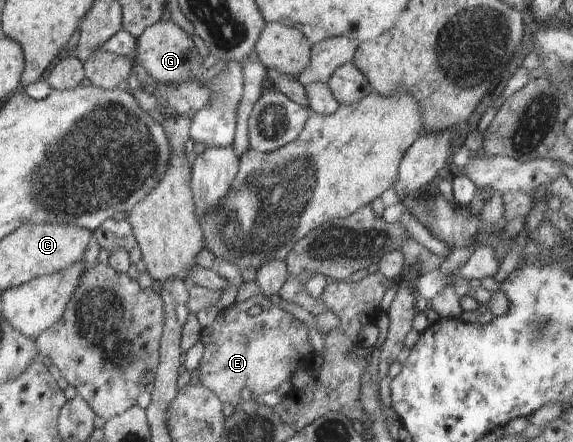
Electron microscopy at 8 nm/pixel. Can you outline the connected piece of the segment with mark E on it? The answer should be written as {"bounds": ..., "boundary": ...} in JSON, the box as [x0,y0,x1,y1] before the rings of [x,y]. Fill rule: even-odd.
{"bounds":[195,292,315,407],"boundary":[[[258,292],[246,302],[236,302],[228,309],[222,309],[216,319],[203,328],[200,341],[204,353],[195,373],[203,387],[210,389],[220,402],[228,402],[235,407],[243,401],[243,389],[250,390],[252,399],[276,392],[304,365],[311,369],[315,353],[307,341],[308,330],[306,324],[274,306]],[[254,305],[260,307],[258,315],[248,313]]]}

